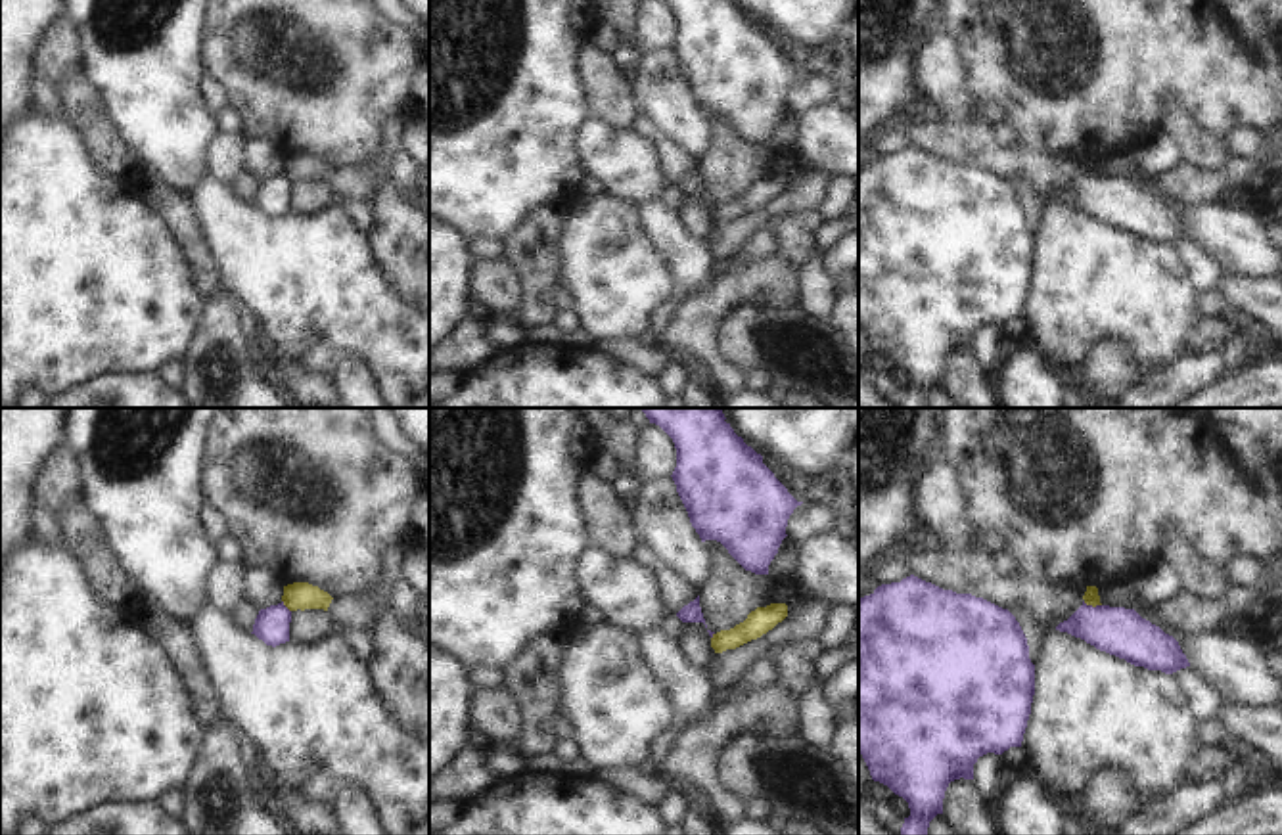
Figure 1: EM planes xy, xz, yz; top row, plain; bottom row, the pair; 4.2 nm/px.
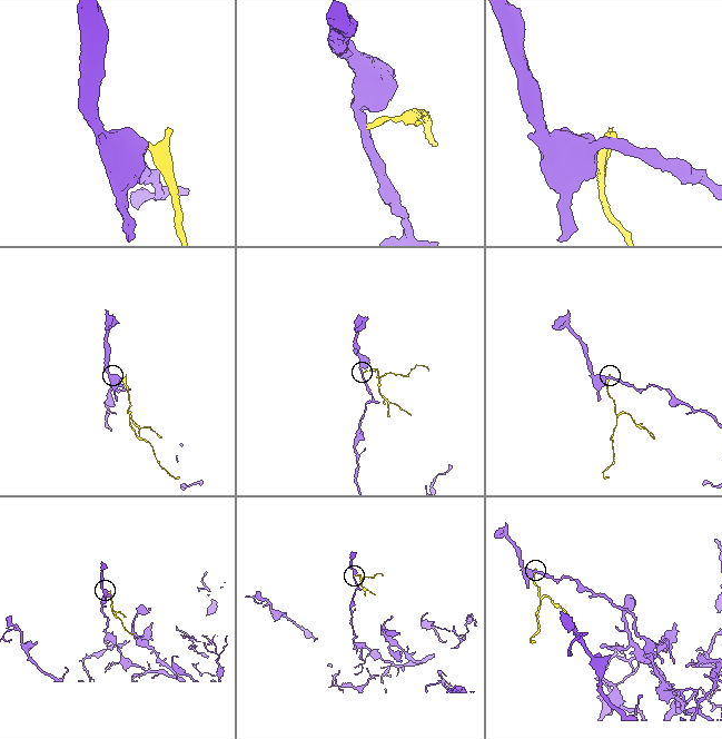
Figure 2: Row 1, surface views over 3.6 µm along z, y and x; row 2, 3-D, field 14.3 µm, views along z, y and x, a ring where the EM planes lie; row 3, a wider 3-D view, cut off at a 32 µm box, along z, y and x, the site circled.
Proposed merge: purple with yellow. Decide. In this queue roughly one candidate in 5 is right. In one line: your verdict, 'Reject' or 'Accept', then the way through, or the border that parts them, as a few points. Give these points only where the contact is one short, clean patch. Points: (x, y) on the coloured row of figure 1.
Reject. Boundary: yz (1083, 602), (1100, 606).

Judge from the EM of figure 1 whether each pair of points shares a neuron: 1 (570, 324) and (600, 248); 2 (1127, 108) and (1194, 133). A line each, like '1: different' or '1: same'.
1: different
2: different

